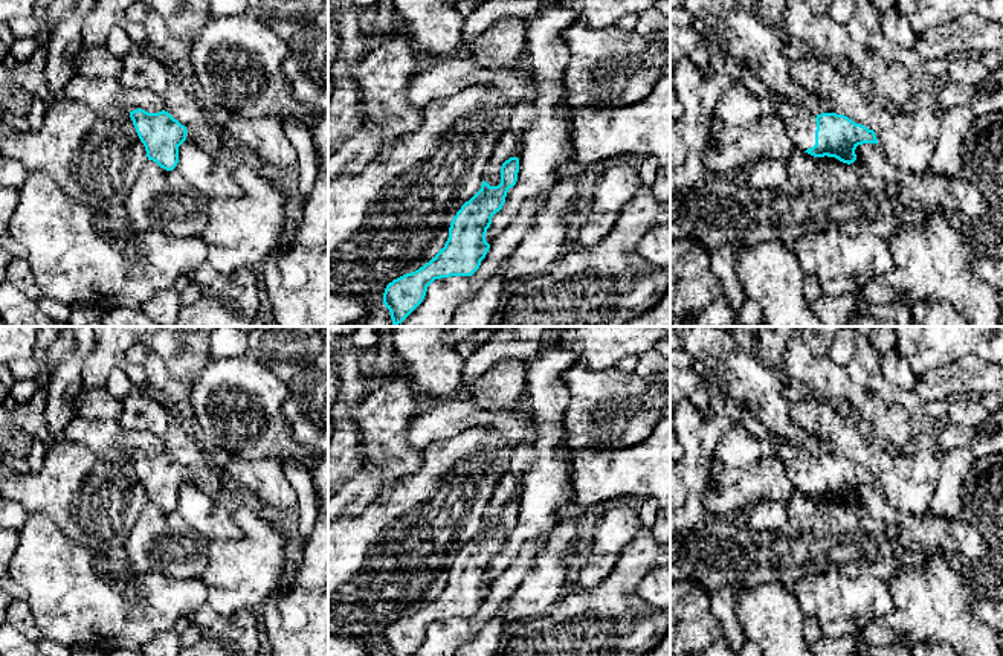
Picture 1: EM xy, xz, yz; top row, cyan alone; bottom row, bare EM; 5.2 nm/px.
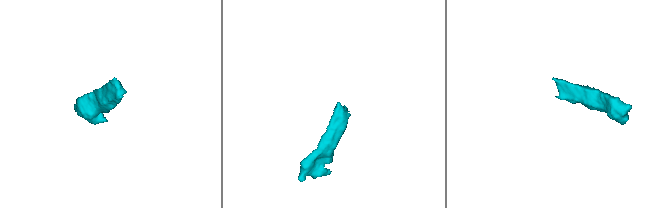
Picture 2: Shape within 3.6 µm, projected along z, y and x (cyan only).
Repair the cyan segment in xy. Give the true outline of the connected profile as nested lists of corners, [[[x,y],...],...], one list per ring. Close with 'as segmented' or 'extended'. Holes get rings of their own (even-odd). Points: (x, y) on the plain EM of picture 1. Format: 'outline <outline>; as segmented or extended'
outline [[[137,450],[130,453],[130,459],[145,488],[148,502],[173,513],[179,505],[179,488],[186,482],[186,468],[165,452],[148,455]]]; as segmented

